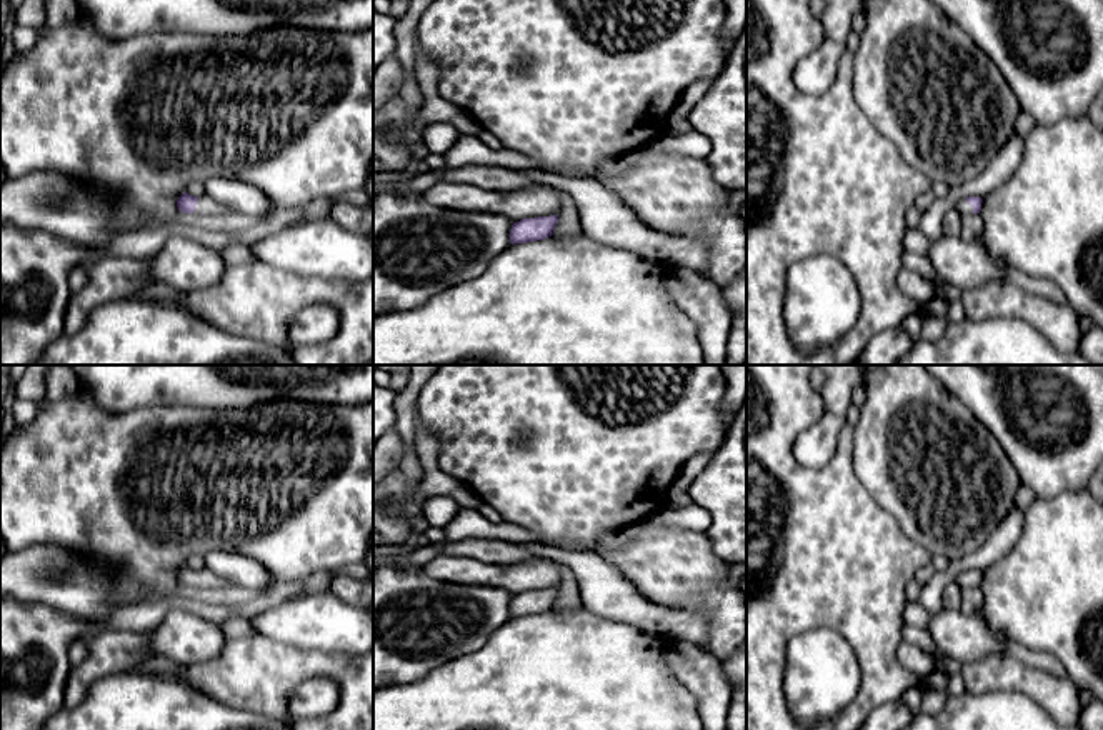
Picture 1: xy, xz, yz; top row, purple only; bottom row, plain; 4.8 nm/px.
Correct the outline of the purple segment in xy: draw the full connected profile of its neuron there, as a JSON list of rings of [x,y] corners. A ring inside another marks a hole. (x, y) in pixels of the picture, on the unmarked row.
[[[185,565],[178,570],[177,580],[183,587],[197,587],[202,590],[222,590],[230,585],[230,582],[217,577],[207,567],[202,570],[193,570]]]

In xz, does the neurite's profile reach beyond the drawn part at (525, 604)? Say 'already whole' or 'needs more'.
already whole

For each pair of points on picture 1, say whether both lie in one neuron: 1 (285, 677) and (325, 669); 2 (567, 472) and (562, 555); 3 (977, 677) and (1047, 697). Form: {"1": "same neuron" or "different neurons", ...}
{"1": "same neuron", "2": "different neurons", "3": "same neuron"}

